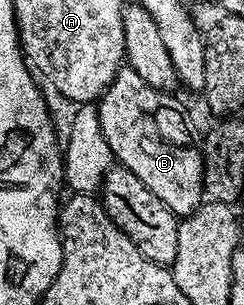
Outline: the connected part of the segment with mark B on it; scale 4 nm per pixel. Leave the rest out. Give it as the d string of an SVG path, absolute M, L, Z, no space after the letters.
M125 65L117 72L96 106L103 137L110 146L114 160L135 173L135 177L139 177L139 181L143 181L143 185L147 185L147 189L151 189L151 193L155 193L155 197L159 197L159 201L163 201L163 205L167 205L167 209L171 209L174 215L184 217L197 210L203 202L203 157L198 136L197 139L193 136L193 131L185 120L185 107L175 96L176 94L160 91L145 83L143 77L135 73L135 69Z

